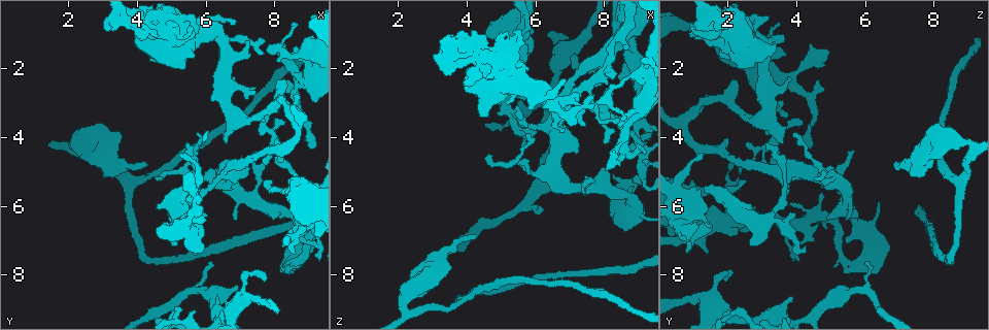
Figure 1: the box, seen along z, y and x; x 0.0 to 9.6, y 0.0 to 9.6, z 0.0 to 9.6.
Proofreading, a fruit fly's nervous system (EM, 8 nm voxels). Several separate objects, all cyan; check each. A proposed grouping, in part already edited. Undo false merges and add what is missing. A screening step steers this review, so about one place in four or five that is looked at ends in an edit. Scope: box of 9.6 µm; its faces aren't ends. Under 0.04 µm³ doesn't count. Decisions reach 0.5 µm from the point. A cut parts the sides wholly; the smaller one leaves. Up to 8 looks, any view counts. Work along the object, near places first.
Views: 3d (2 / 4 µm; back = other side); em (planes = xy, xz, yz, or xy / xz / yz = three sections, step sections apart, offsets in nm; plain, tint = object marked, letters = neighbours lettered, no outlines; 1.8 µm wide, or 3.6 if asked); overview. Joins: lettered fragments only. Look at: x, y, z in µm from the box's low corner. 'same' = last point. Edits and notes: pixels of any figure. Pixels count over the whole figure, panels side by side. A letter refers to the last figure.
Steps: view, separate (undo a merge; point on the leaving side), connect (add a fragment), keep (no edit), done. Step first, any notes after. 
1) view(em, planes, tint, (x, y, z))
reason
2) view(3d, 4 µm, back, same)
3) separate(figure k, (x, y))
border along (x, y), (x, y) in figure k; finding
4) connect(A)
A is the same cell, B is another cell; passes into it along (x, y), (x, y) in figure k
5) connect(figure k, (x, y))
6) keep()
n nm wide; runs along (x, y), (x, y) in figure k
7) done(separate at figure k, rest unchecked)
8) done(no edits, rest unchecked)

view(3d, 2 µm, (8.35, 7.85, 5.35))
stops while still wide

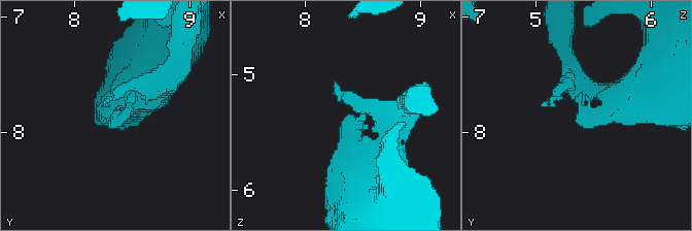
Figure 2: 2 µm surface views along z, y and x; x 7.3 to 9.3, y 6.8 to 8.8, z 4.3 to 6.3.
view(em, planes, plain, (8.38, 7.90, 5.36))

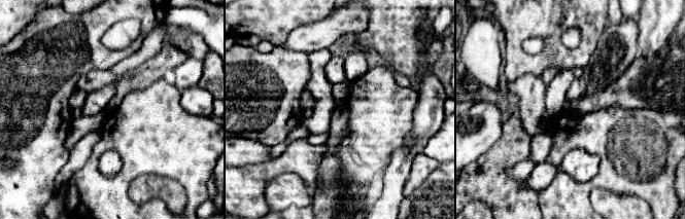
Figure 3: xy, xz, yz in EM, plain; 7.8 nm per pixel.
view(em, planes, letters, same)

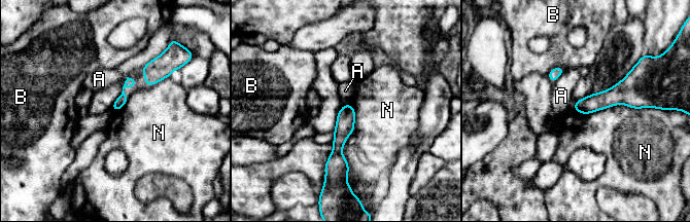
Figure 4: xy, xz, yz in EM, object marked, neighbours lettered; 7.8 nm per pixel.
keep()
A, B and N are other cells; border along (565, 70), (555, 82) in figure 4; none of them fits

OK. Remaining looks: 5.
view(em, xz, step 8, tint, (6.65, 9.15, 1.70))
sudden change in width

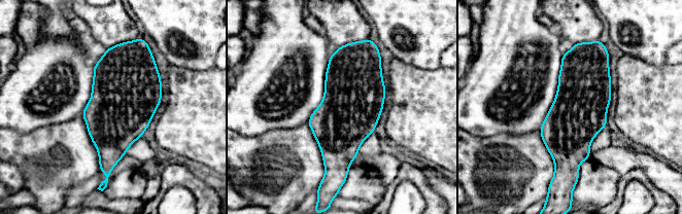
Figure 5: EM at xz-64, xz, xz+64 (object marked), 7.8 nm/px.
view(em, planes, letters, same)
cut it another way

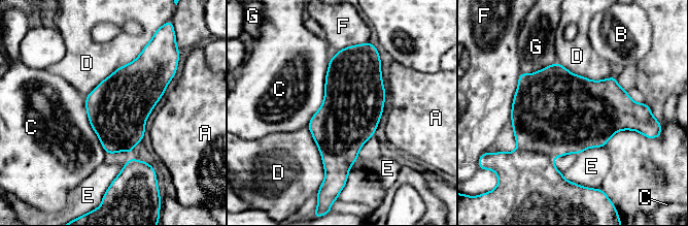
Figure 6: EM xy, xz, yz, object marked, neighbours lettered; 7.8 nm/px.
keep()
480 nm wide; D touches over 600 nm; A, B, C, D, E, F and G are other cells; all the same cell

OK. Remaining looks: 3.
view(em, xz, step 8, tint, (7.50, 3.40, 2.50))
three-way junction

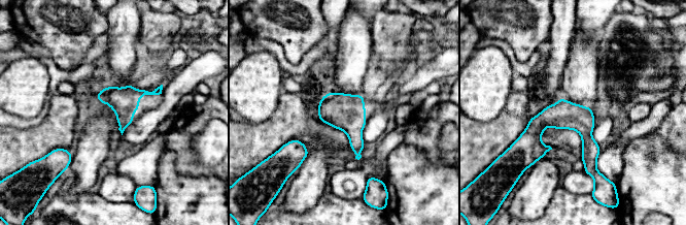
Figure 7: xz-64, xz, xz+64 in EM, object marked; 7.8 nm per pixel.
view(em, planes, tint, same)
another direction

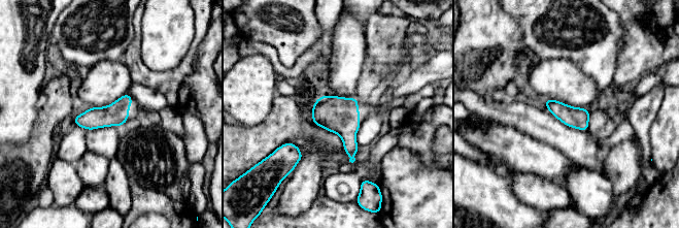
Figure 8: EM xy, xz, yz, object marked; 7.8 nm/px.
view(em, planes, letters, same)
see the neighbours

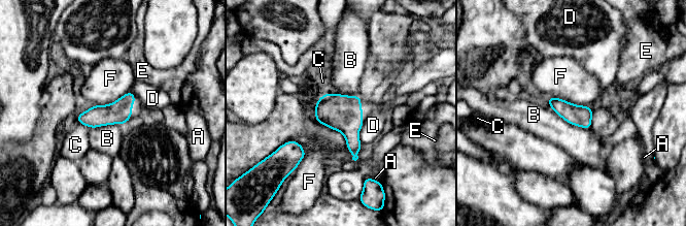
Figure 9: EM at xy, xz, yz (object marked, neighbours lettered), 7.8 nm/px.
keep()
A, B, C, D, E and F are other cells; border along (546, 98), (558, 97), (590, 107) in figure 9; all the same cell

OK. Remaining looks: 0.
done(no edits, rest unchecked)

